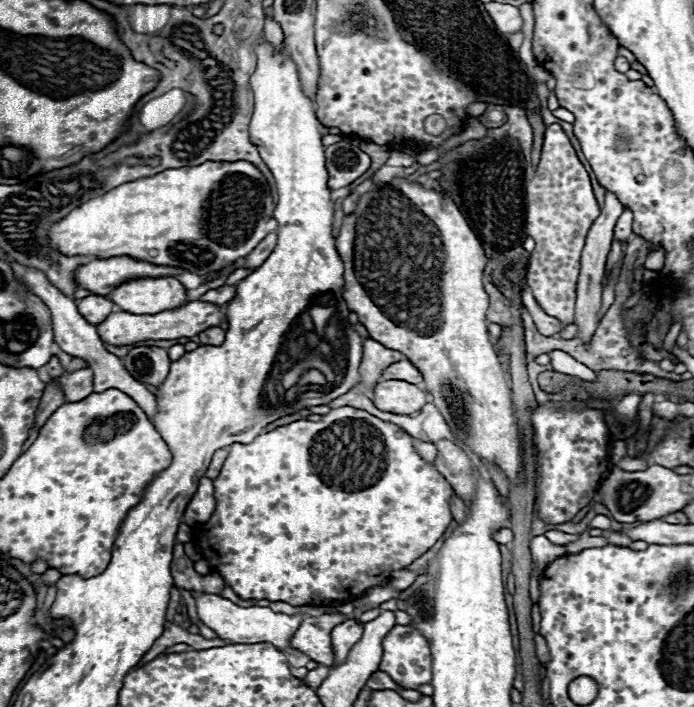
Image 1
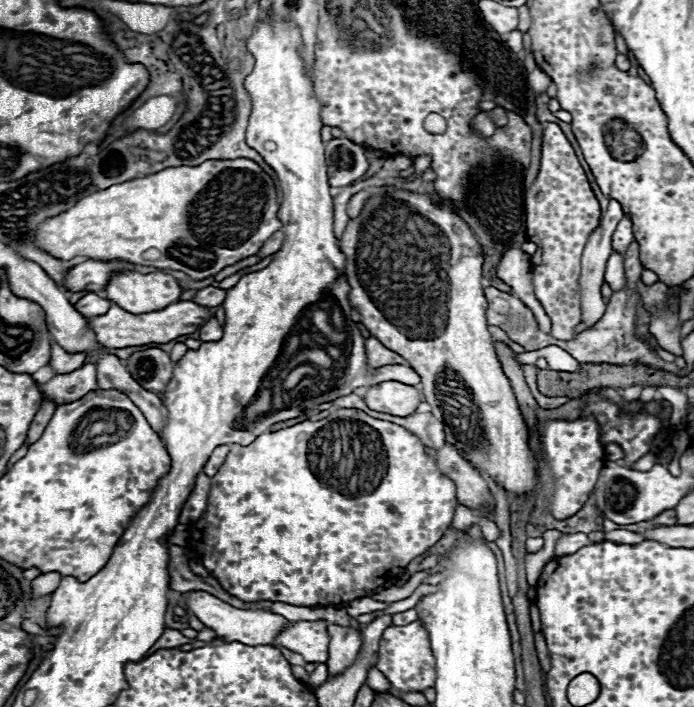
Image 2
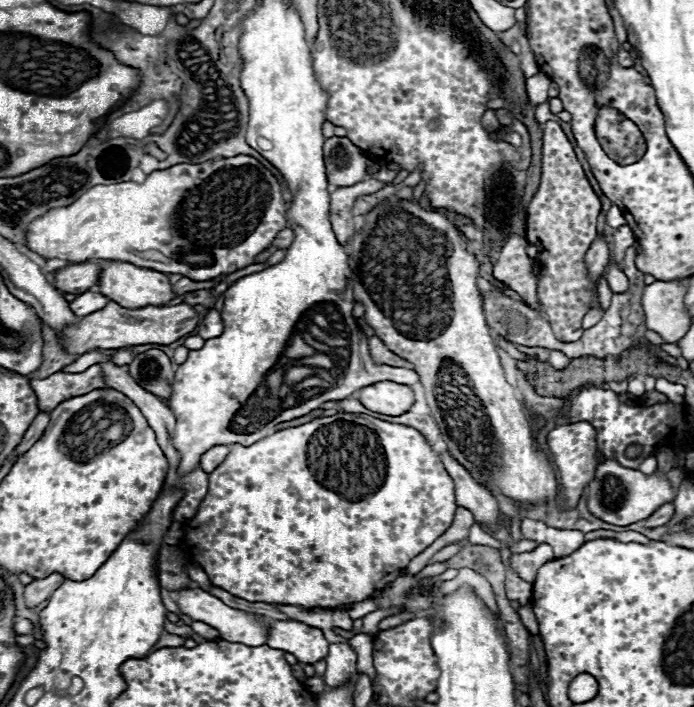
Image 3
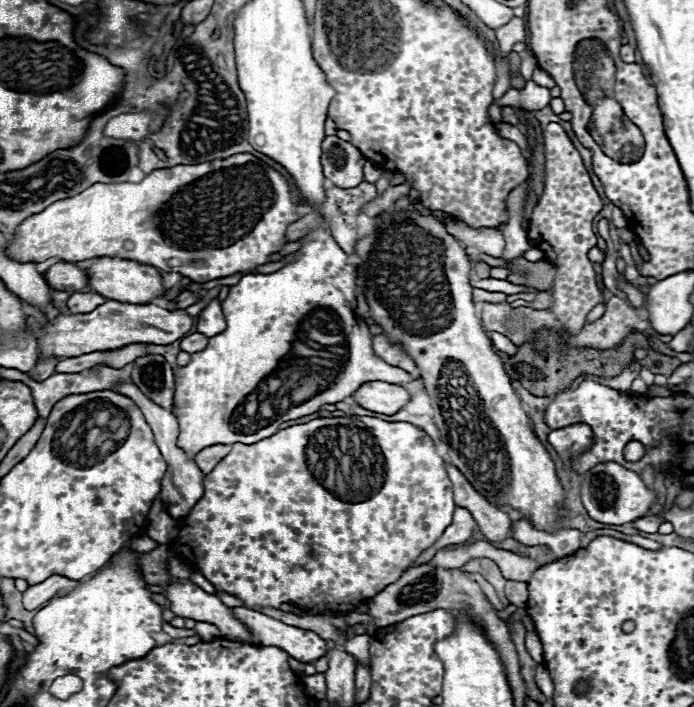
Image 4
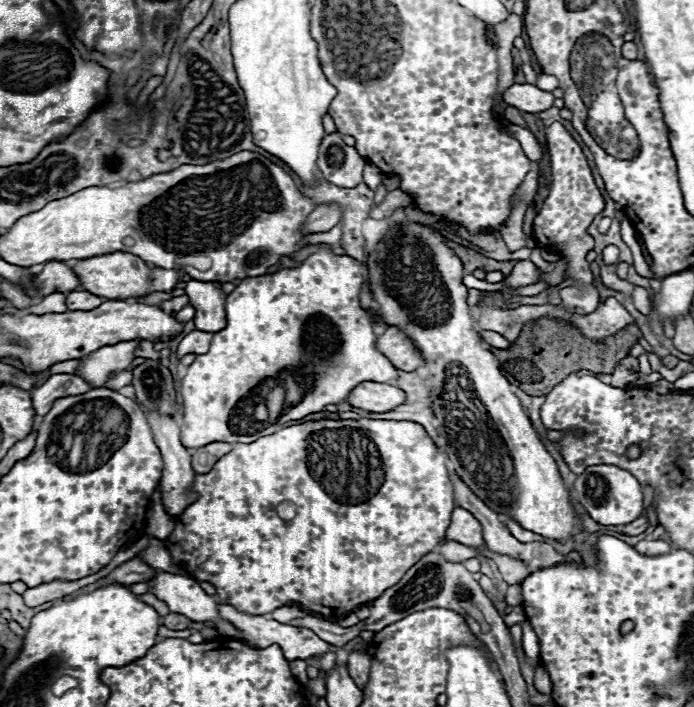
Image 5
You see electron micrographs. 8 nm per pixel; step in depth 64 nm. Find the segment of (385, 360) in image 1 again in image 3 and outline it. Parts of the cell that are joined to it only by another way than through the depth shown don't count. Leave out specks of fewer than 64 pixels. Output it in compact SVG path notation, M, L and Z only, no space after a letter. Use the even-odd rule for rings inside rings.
M378 336L370 338L370 354L376 360L376 364L390 364L390 366L404 366L406 364L406 360L396 356L392 350L388 350L386 344Z

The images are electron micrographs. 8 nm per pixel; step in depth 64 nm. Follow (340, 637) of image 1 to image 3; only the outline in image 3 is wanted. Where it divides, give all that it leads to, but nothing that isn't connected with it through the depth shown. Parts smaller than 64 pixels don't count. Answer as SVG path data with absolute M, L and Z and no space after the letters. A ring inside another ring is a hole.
M330 644L330 652L326 656L326 686L338 688L350 682L356 676L356 654L348 644Z

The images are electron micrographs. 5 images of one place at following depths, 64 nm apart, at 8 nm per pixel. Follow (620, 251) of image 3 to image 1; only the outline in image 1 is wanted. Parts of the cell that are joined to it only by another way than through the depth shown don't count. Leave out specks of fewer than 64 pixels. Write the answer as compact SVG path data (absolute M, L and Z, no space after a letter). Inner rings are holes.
M626 208L624 214L618 218L618 224L616 224L616 230L614 230L614 238L618 242L626 242L632 234L632 212Z

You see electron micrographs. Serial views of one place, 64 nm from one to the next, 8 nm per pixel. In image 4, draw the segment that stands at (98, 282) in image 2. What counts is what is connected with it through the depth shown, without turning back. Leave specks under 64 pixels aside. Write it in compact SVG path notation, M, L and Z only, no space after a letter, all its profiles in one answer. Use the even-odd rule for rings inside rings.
M56 262L44 272L44 278L50 286L50 290L62 290L62 292L82 292L88 286L88 276L82 268L70 264L70 262Z

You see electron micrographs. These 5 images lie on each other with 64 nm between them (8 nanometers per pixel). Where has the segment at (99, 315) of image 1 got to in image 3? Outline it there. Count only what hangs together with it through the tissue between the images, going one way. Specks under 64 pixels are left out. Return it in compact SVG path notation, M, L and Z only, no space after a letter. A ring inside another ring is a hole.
M84 292L80 296L76 296L72 302L70 302L70 310L76 314L76 316L88 316L88 312L96 312L96 308L104 308L104 304L108 304L108 298L98 294L98 292Z

